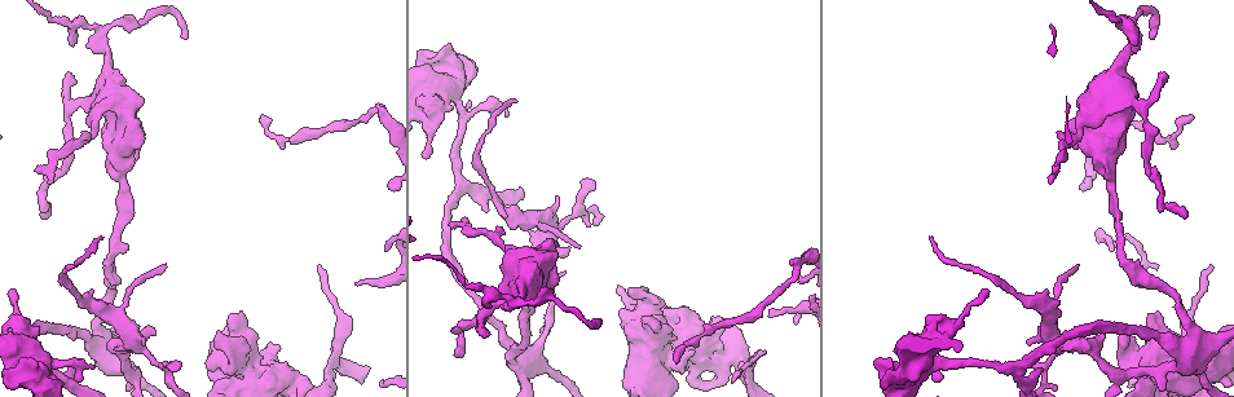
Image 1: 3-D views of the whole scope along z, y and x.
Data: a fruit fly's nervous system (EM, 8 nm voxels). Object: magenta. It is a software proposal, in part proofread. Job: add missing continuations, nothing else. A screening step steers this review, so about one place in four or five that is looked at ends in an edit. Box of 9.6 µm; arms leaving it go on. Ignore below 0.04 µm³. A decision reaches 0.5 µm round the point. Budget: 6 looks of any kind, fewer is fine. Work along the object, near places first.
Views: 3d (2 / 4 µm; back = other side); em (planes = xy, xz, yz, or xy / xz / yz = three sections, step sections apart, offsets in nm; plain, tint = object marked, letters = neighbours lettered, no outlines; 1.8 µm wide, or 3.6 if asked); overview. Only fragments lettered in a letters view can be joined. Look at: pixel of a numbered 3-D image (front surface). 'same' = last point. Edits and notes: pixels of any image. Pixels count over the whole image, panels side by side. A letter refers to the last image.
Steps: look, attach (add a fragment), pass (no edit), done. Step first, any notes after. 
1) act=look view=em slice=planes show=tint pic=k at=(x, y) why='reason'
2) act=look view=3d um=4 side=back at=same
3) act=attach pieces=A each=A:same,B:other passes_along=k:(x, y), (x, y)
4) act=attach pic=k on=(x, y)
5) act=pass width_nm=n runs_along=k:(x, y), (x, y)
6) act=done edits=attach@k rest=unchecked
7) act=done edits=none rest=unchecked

act=look view=3d um=2 pic=1 at=(101, 30) why='three-way junction'

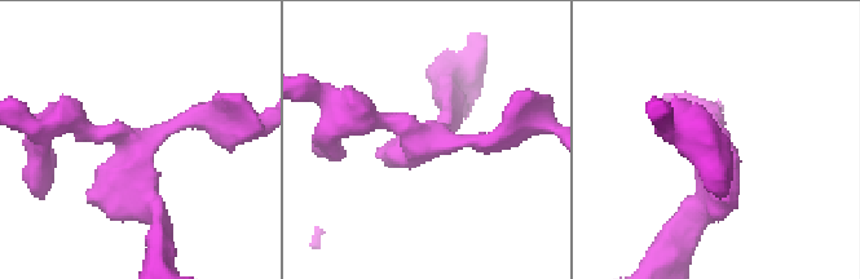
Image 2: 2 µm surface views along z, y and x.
act=look view=em slice=xy step=4 show=plain pic=2 at=(422, 139)

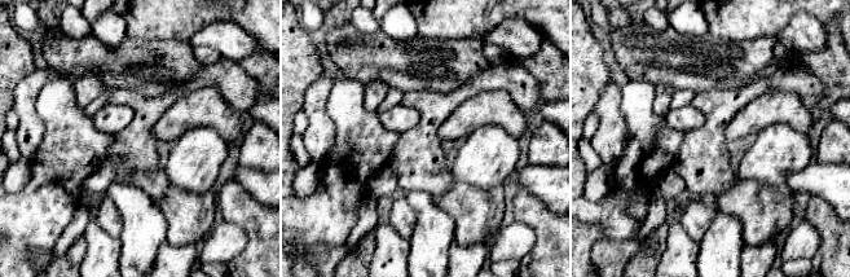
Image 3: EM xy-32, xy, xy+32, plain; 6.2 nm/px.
act=look view=em slice=xy step=4 show=letters at=same

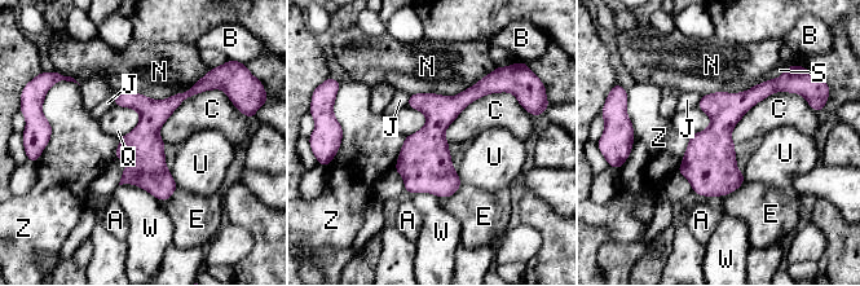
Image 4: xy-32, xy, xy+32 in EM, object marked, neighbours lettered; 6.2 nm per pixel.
act=pass width_nm=260 longest_contact=N:550nm each=A:other,B:other,C:other,E:other,J:other,N:other,Q:other,S:other,U:other,W:other,Z:other found='none of them fits'

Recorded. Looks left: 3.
act=look view=3d um=2 pic=1 at=(1187, 213) why='free end'

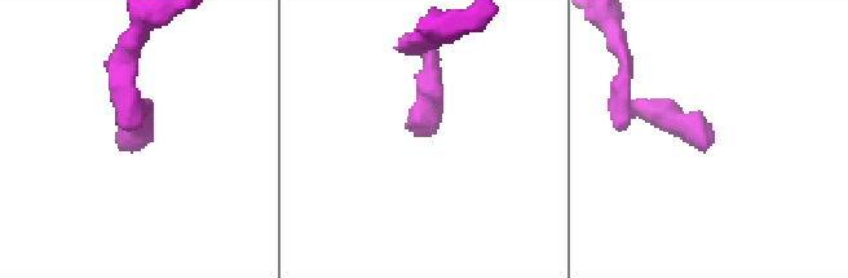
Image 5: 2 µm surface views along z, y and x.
act=look view=em slice=yz step=8 show=letters pic=5 at=(130, 139) why='shape alone is not enough'

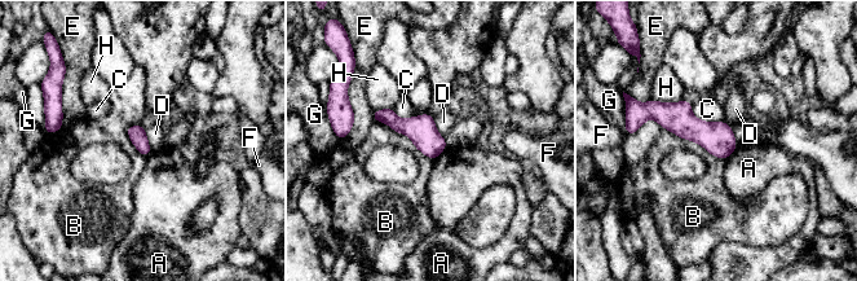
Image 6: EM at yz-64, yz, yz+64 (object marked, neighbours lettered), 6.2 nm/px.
act=pass each=A:other,B:other,C:other,D:other,E:other,F:other,G:other,H:other border=6:(372, 119), (405, 134), (433, 161) found='none of them fits'

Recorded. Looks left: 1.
act=done edits=none rest=unchecked

